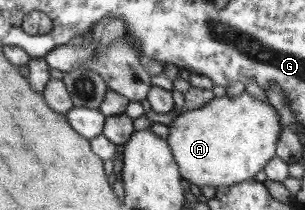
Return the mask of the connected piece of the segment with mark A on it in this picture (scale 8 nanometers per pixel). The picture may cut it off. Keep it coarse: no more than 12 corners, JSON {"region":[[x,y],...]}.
{"region":[[246,91],[169,125],[181,177],[251,180],[276,156],[275,106]]}

